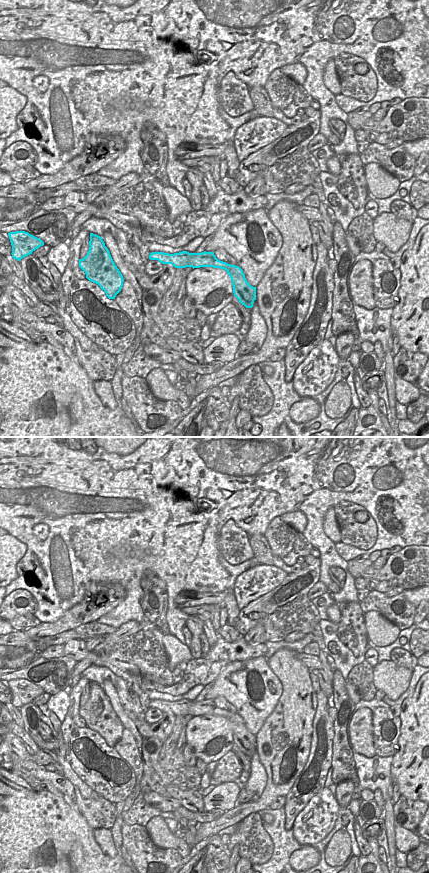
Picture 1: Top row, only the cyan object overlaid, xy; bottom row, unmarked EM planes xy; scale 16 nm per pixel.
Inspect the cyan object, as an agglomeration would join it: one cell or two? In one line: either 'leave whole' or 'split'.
leave whole

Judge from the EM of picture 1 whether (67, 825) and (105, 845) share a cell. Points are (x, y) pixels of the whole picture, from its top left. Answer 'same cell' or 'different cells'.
different cells

